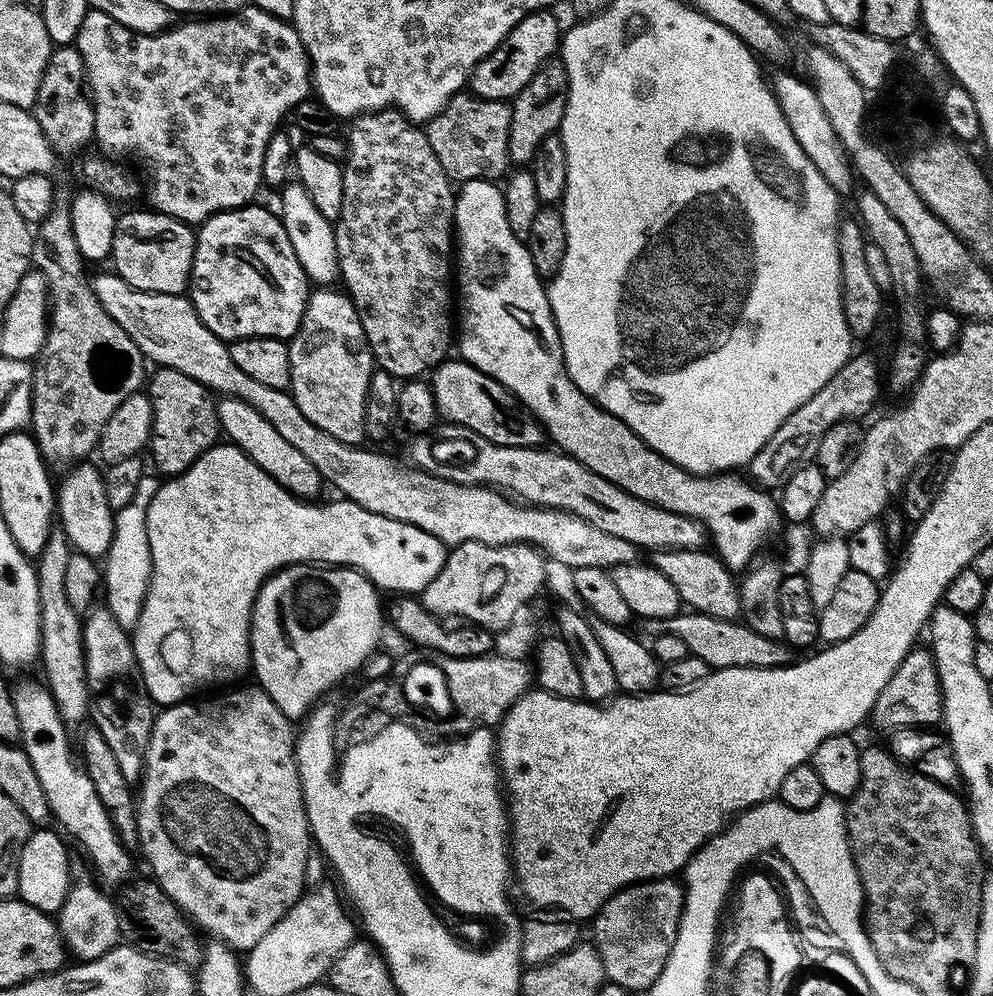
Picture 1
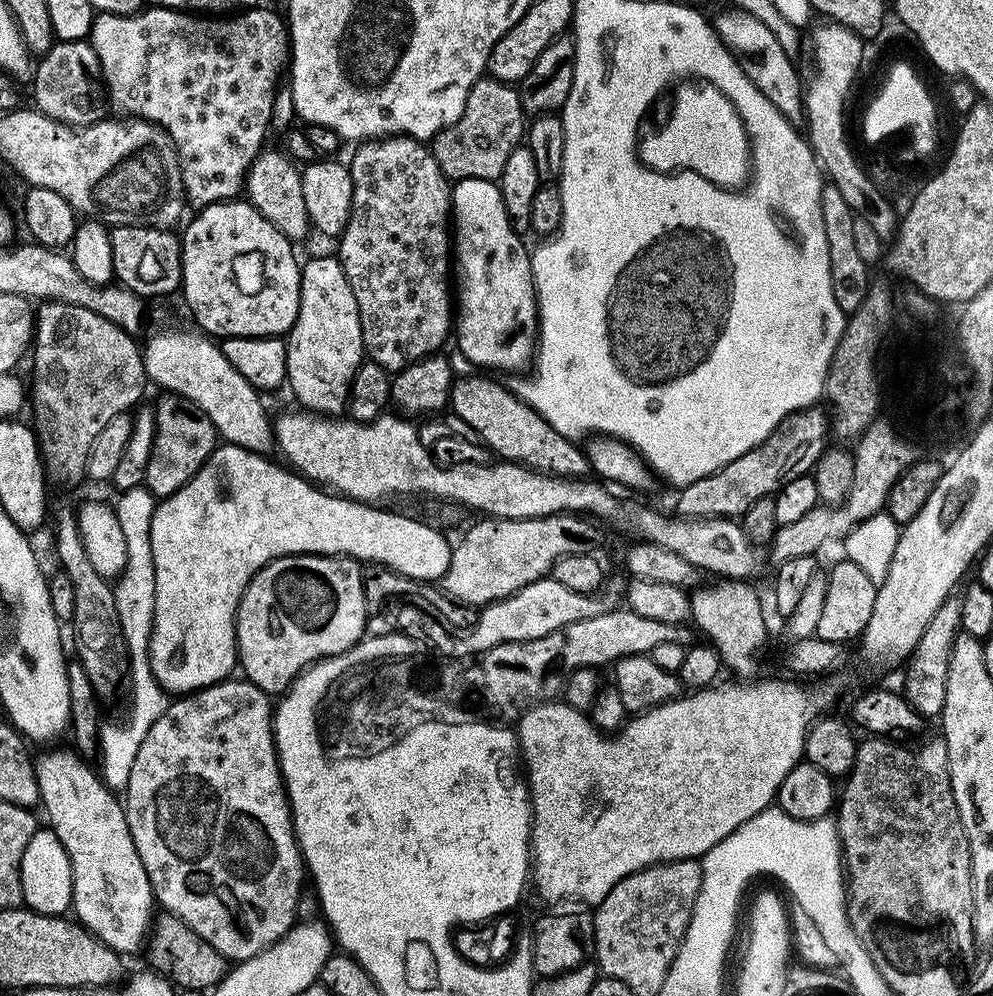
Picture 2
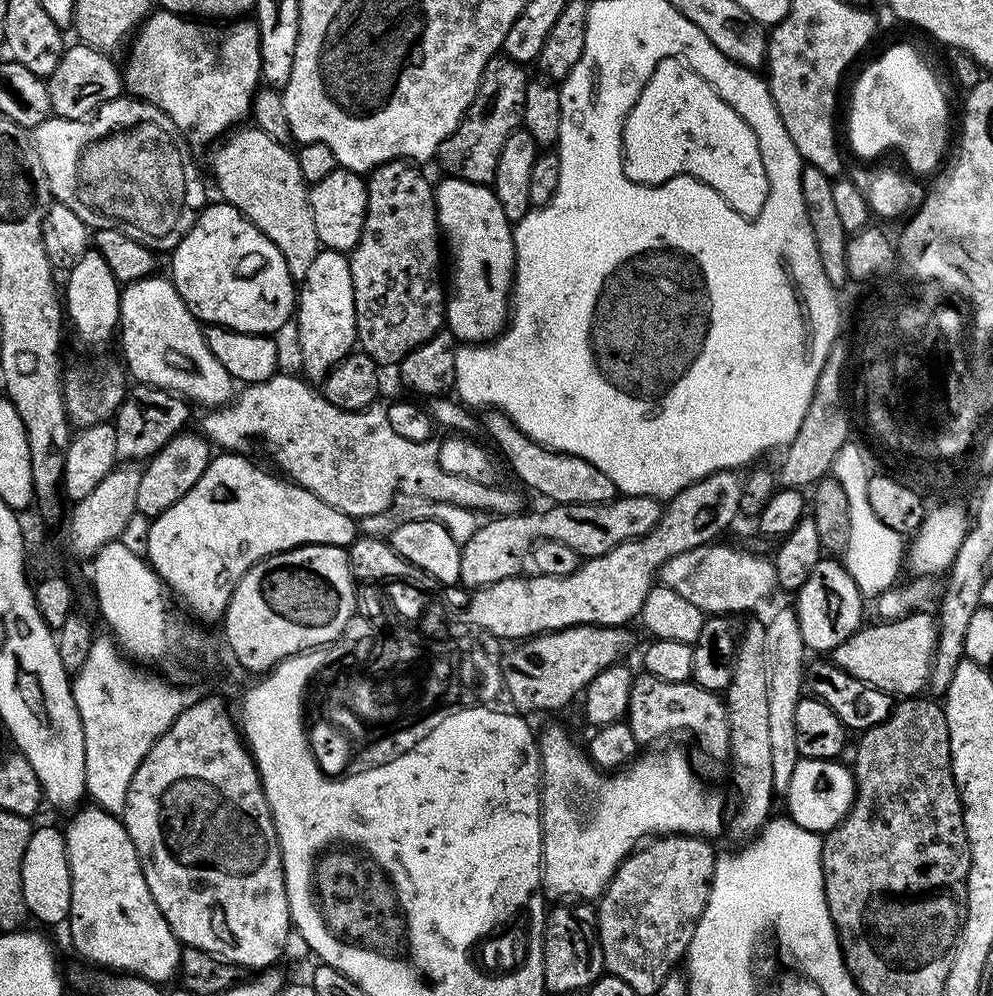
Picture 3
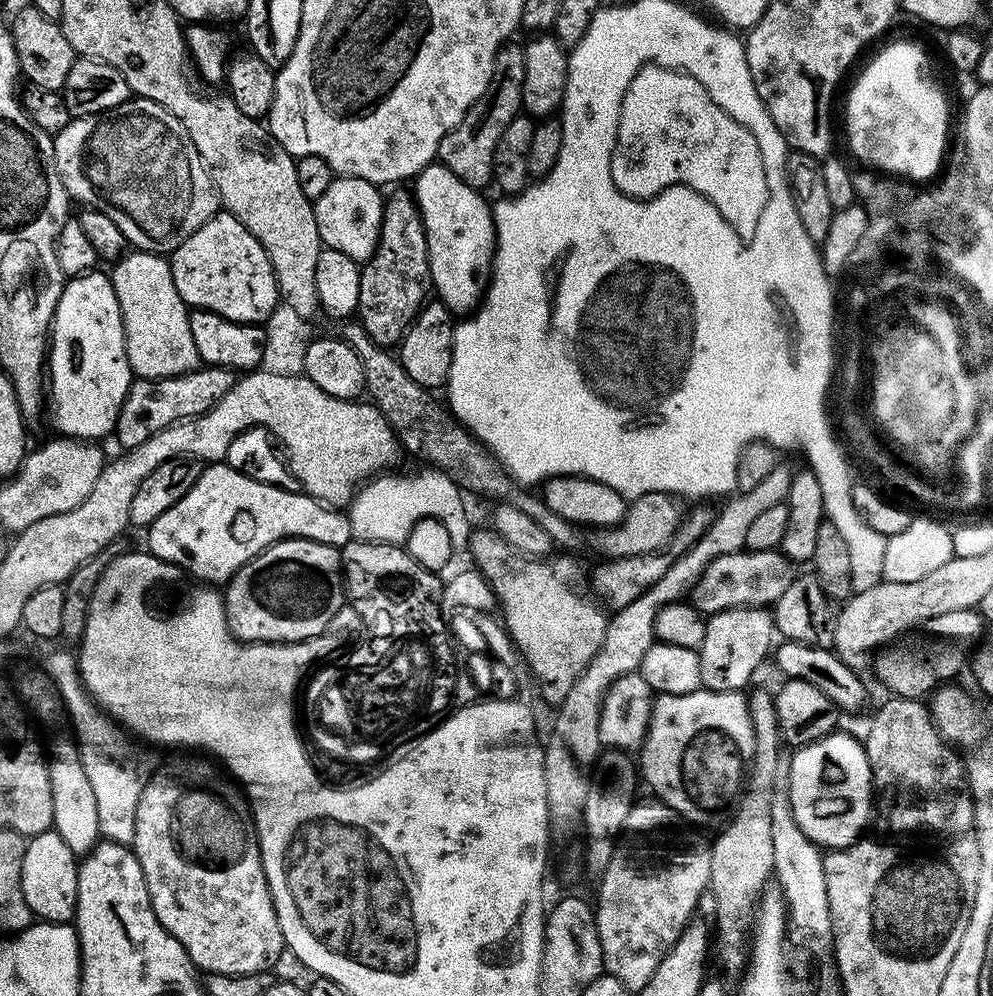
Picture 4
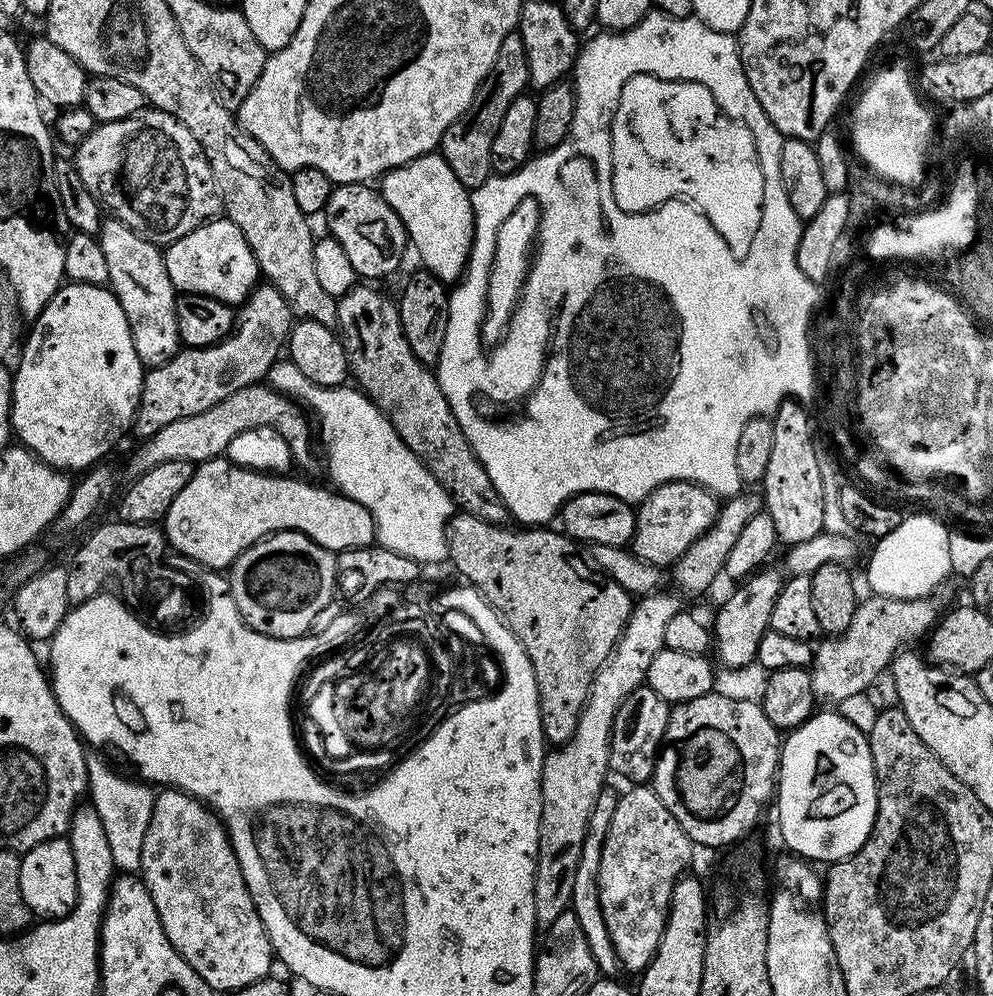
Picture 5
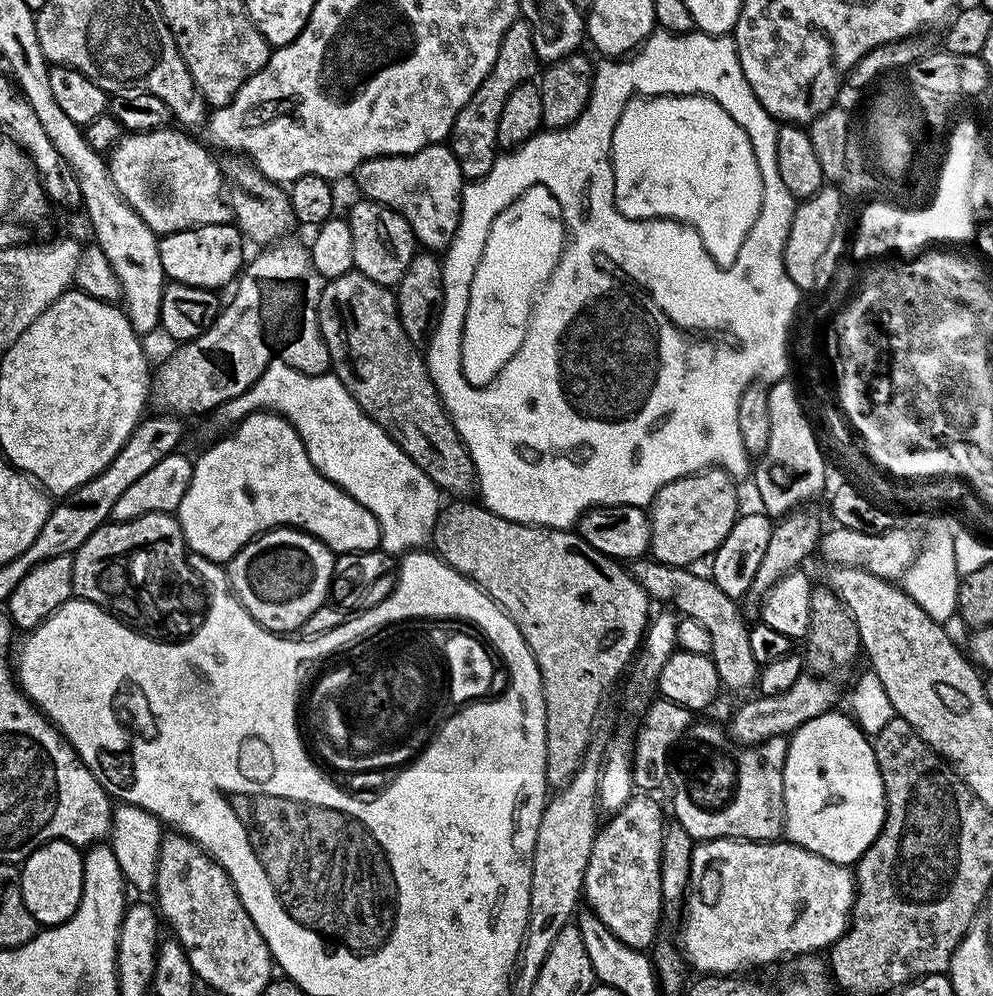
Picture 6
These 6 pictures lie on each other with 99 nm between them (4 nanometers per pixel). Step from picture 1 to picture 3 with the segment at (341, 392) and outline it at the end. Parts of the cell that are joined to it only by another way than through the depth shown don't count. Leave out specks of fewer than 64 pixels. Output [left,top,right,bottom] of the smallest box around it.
[295,248,357,381]

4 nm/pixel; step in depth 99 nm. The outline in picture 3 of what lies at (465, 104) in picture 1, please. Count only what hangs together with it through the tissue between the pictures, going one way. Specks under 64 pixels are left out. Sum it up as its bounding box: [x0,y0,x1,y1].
[435,54,530,185]

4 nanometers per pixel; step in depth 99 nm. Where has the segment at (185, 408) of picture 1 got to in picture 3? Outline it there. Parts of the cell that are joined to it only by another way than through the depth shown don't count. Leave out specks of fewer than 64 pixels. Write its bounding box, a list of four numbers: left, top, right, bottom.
[136,430,214,518]

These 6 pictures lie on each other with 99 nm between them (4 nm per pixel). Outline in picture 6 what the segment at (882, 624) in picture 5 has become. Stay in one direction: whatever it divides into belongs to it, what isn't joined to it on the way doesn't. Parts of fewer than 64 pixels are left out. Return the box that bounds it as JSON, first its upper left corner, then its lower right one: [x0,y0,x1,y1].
[728,674,838,747]

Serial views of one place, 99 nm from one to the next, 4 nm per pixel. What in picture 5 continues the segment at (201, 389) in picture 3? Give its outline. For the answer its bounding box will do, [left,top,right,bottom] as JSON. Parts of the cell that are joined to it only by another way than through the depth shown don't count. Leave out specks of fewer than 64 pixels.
[98,218,182,368]

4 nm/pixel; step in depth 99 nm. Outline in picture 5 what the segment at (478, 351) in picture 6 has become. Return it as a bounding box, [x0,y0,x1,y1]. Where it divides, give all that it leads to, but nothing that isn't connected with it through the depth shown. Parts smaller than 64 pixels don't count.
[481,198,540,345]

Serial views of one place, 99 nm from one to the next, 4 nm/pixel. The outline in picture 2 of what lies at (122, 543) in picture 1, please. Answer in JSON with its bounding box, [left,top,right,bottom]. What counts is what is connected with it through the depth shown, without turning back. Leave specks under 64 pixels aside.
[98,486,170,790]

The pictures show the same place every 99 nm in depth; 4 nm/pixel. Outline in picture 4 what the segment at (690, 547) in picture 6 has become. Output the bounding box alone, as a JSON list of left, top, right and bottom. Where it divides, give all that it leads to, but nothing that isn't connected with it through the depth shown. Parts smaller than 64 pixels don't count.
[591,492,686,560]

